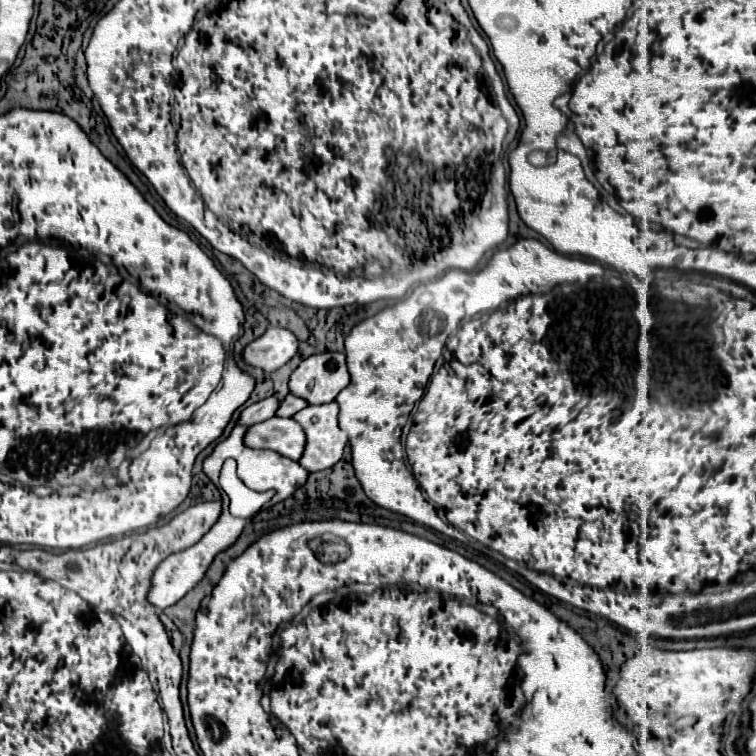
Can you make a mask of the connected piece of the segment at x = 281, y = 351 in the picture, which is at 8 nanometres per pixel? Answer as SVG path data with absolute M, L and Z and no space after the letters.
M270 326L260 338L256 338L254 342L250 342L244 348L244 360L248 364L252 364L252 366L262 368L266 374L270 374L270 372L282 368L296 352L298 352L298 338L290 330L286 330L286 328L274 328L274 326Z

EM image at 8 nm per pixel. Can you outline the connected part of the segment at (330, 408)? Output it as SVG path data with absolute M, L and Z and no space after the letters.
M338 404L306 406L306 410L294 414L294 420L306 432L306 450L300 464L308 472L332 468L342 458L348 444L348 436L338 426Z

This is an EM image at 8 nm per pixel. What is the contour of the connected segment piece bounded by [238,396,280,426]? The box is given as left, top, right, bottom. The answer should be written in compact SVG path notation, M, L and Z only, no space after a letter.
M276 396L264 398L264 400L260 400L260 402L256 402L256 404L248 406L248 408L244 408L242 414L240 414L238 424L254 426L254 424L258 424L258 422L264 422L264 420L268 420L268 418L272 418L272 416L276 414L278 406L280 406L280 400L278 400Z

